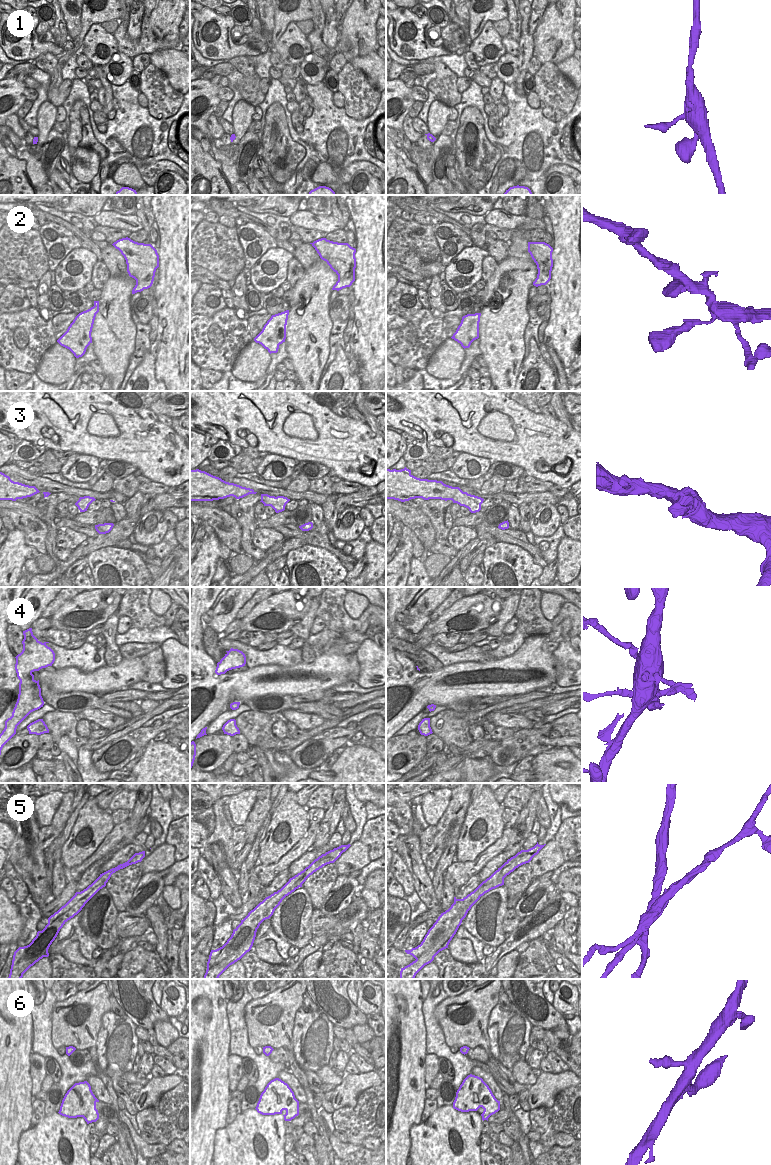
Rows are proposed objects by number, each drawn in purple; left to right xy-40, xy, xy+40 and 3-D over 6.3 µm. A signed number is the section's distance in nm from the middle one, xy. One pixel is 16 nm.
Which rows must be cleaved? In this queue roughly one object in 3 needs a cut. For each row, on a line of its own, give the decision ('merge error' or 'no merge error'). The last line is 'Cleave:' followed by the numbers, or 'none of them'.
1: no merge error
2: no merge error
3: no merge error
4: merge error
5: merge error
6: no merge error
Cleave: 4, 5

